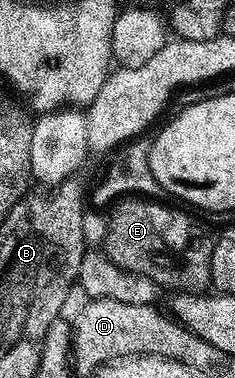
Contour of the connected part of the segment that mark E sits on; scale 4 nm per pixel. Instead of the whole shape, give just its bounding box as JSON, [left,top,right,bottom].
[103,197,214,293]

